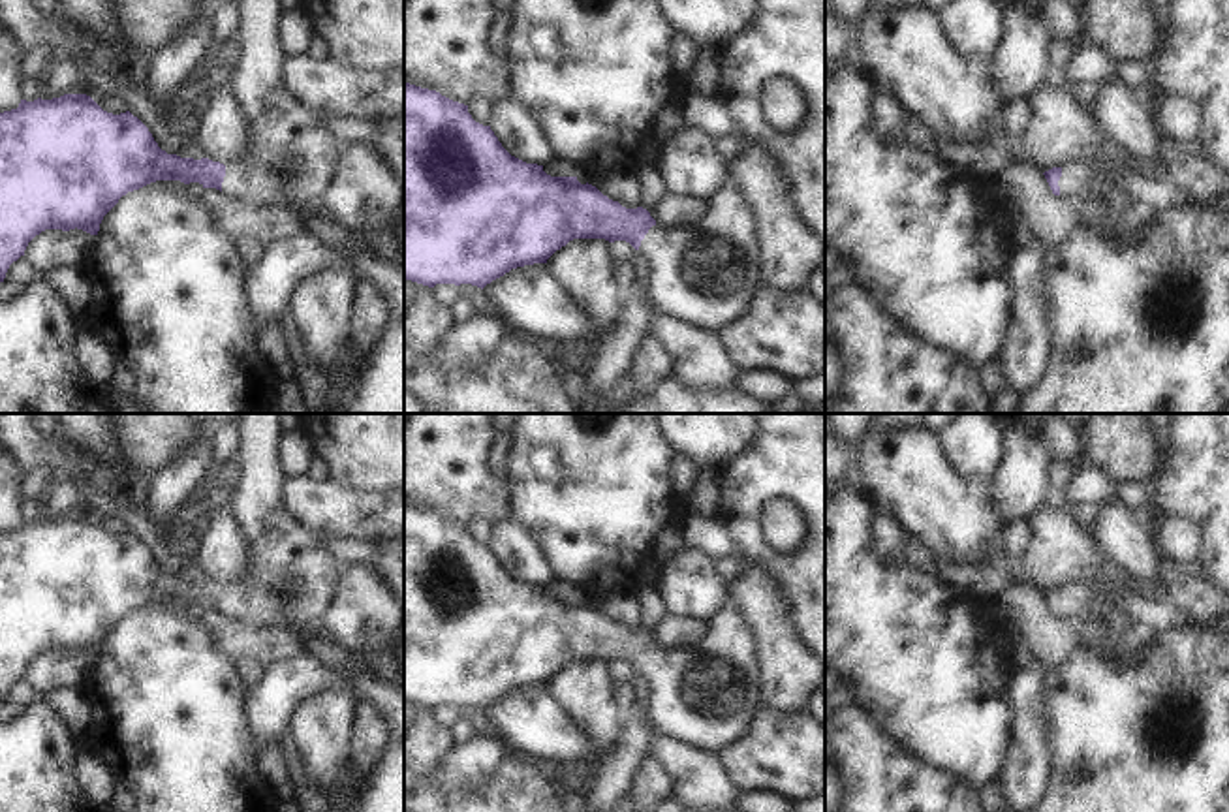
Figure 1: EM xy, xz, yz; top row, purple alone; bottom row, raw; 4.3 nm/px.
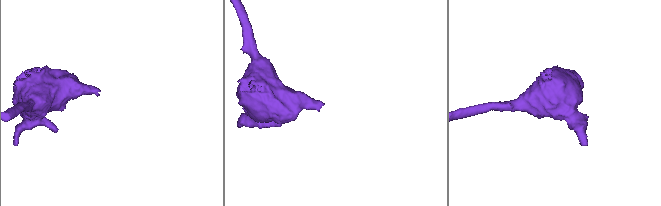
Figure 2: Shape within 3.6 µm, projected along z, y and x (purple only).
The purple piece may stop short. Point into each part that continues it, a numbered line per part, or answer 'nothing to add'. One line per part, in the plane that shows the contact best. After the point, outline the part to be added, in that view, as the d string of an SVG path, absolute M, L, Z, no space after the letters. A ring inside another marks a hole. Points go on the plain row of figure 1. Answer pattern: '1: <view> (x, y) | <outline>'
1: xz (705, 694) | M729 586L723 607L707 624L707 635L695 645L682 648L652 647L637 673L648 684L646 718L652 729L718 754L744 735L761 707L761 673L750 626L742 618Z

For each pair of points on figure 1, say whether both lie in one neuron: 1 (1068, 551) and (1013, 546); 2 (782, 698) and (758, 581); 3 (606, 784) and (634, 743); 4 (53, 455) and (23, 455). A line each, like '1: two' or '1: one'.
1: two
2: one
3: one
4: one

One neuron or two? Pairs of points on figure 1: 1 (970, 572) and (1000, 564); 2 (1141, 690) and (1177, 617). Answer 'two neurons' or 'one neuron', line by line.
1: one neuron
2: two neurons

